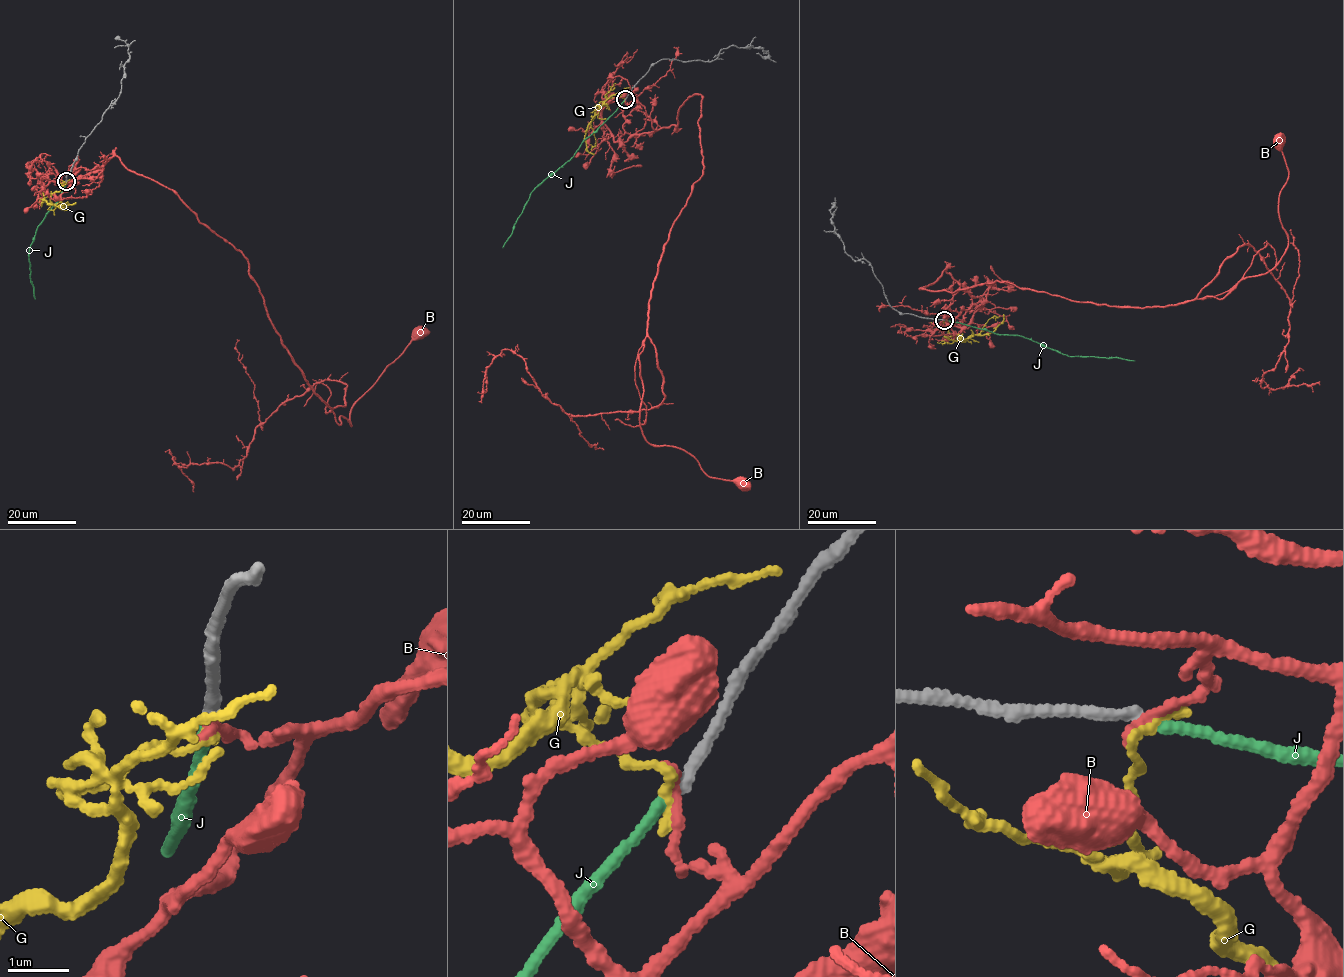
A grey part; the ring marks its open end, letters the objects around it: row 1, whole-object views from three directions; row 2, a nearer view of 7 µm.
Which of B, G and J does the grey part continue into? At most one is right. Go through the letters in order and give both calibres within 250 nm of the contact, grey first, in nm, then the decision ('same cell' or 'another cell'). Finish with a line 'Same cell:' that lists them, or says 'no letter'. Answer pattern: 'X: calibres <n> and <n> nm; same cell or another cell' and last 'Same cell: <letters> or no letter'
B: calibres 180 and 140 nm; another cell
G: calibres 170 and 140 nm; another cell
J: calibres 170 and 150 nm; same cell
Same cell: J

